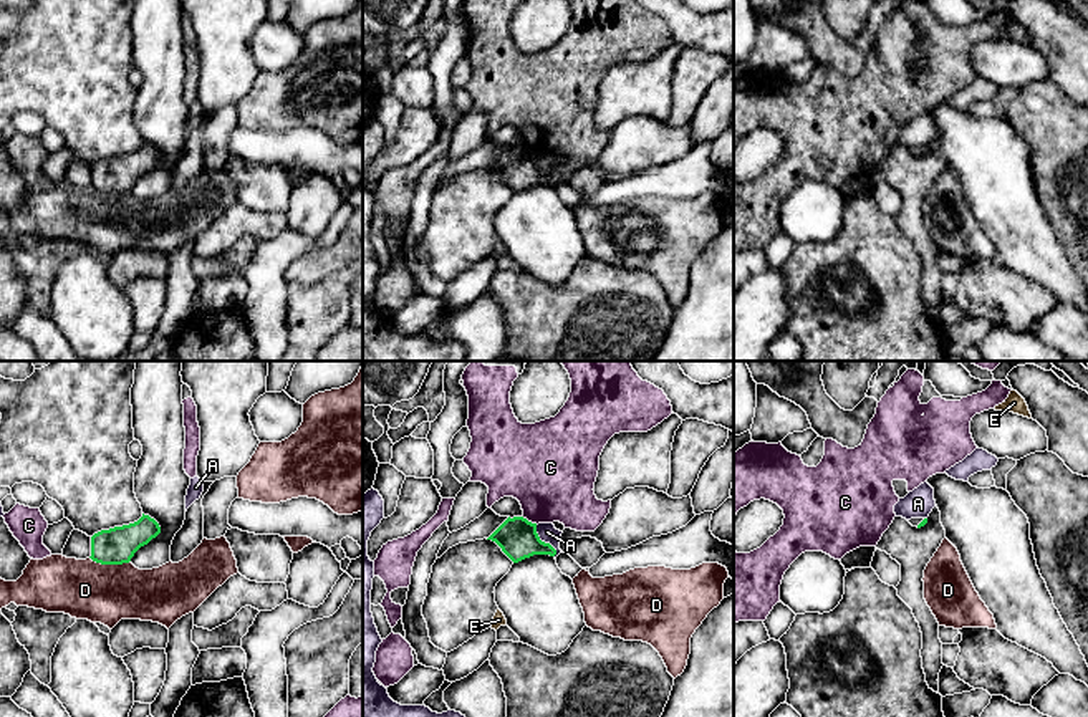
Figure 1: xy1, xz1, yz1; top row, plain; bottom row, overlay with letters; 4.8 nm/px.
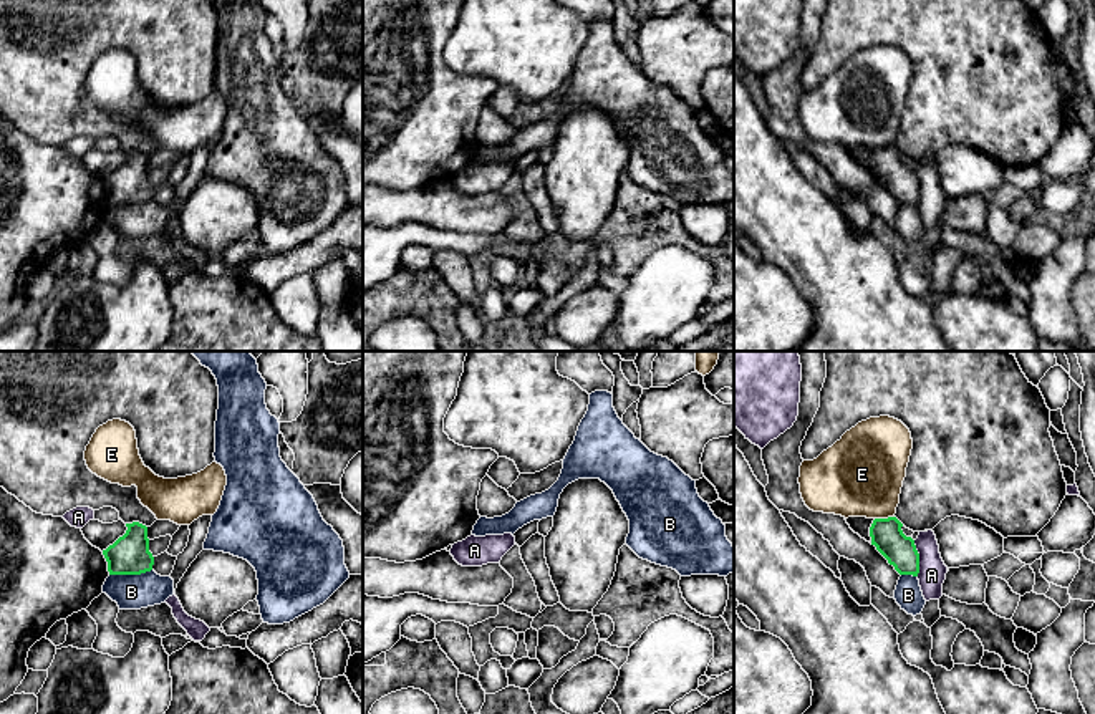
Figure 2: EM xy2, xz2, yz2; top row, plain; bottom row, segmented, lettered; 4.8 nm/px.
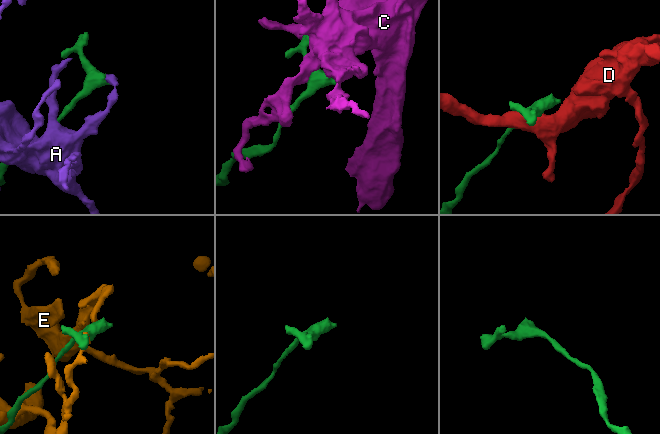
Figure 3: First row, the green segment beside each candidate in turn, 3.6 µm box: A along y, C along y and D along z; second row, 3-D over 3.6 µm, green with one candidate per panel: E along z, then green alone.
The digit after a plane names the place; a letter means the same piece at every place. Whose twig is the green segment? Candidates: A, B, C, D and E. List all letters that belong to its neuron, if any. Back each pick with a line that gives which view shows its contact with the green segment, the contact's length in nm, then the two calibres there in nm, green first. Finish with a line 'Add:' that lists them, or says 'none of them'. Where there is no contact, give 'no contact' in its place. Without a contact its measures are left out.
Add: none of them

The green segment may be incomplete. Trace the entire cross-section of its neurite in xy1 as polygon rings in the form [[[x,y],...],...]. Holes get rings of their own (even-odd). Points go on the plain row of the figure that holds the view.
[[[144,144],[129,154],[101,159],[91,166],[91,189],[101,194],[129,192],[134,182],[161,162],[159,152]]]

